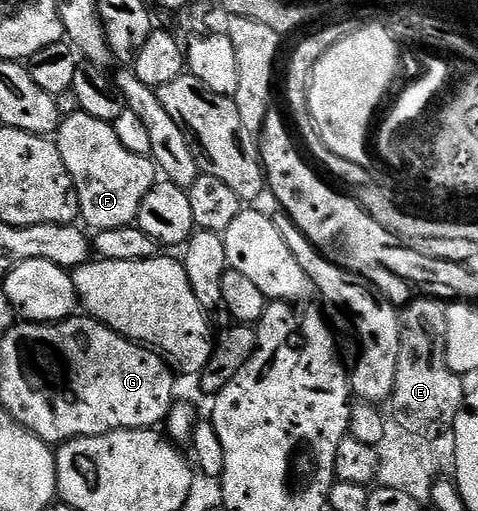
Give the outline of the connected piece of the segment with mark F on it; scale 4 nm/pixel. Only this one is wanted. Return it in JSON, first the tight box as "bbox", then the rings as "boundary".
{"bbox":[54,111,158,232],"boundary":[[[85,111],[61,118],[54,142],[70,173],[80,202],[80,219],[92,226],[93,232],[131,227],[142,205],[142,197],[158,181],[158,168],[149,156],[130,153],[118,141],[115,126],[107,119],[90,117]]]}

